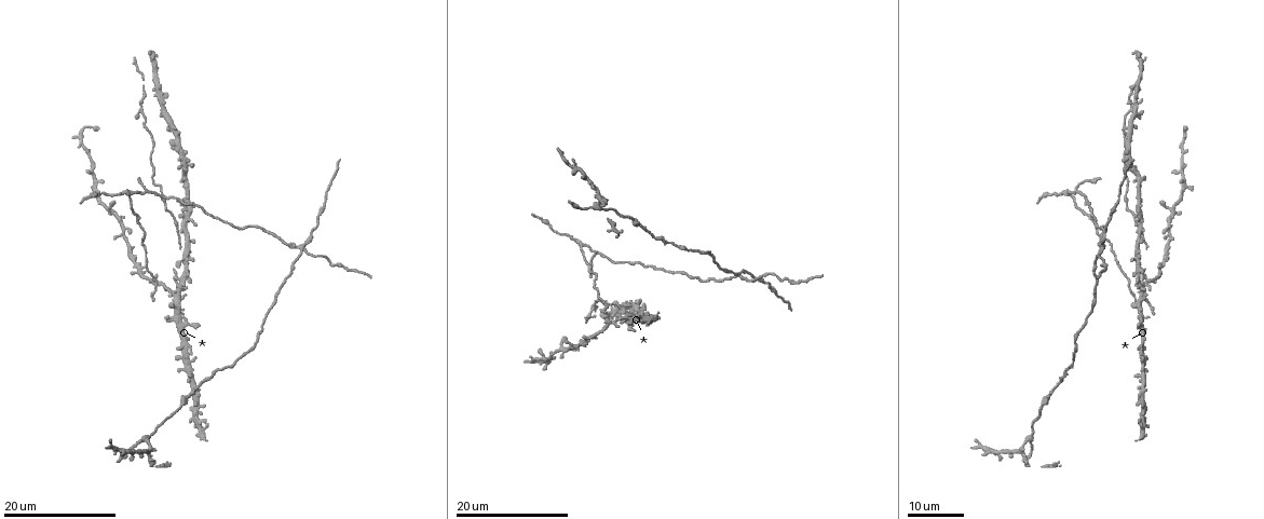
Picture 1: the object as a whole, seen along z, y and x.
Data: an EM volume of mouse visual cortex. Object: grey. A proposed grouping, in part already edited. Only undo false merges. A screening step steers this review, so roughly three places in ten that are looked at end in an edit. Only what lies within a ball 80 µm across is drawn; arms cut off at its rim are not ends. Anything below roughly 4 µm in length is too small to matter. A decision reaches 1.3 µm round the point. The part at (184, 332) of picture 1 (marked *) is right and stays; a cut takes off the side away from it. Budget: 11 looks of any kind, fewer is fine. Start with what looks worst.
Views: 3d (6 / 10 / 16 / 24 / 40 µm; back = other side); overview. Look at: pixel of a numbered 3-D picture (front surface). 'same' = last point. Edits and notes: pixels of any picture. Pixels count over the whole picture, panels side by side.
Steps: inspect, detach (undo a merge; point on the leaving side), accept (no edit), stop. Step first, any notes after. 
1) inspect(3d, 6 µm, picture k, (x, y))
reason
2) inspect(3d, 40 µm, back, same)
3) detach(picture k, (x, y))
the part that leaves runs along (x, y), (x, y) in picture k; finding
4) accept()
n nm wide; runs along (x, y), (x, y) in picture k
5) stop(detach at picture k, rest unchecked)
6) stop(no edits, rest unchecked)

inspect(3d, 16 µm, picture 1, (181, 229))
four or more arms meet

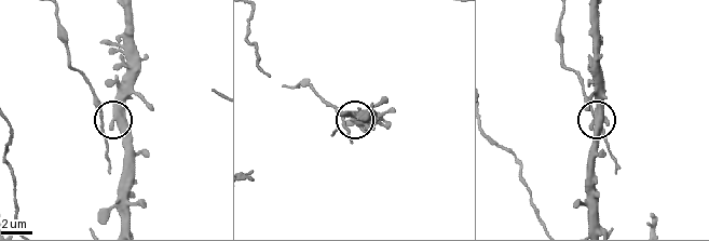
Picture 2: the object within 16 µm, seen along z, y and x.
inspect(3d, 6 µm, picture 2, (114, 122))

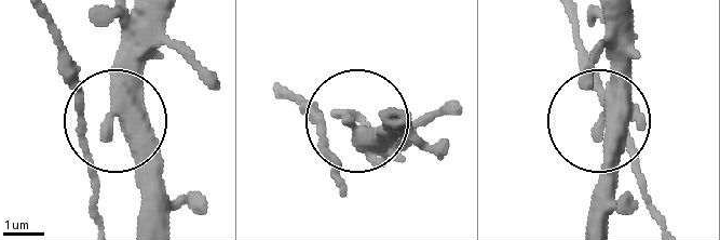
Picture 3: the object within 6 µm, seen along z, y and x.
accept()
runs along (139, 220), (139, 147), (119, 106), (130, 24) in picture 3; all the same neuron

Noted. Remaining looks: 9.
inspect(3d, 24 µm, picture 1, (173, 291))
four-way junction

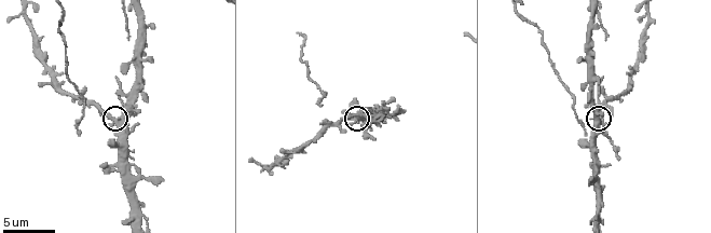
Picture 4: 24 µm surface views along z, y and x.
inspect(3d, 6 µm, picture 4, (118, 120))
closer look

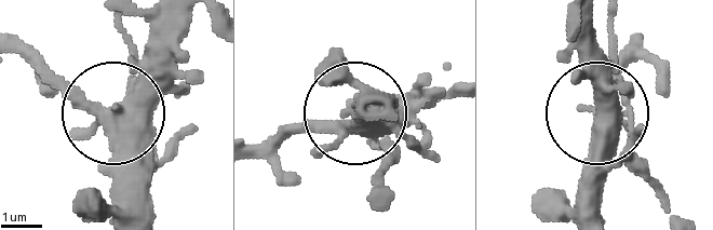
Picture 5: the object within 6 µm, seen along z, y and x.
accept()
runs along (602, 208), (584, 46) in picture 5; continuous, no second neuron

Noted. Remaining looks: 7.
inspect(3d, 16 µm, picture 1, (594, 307))
three-way junction

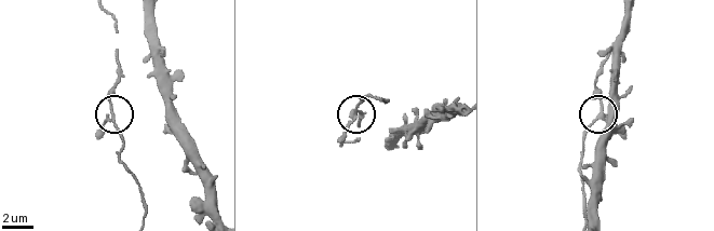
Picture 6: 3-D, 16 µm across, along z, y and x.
inspect(3d, 6 µm, picture 6, (600, 111))

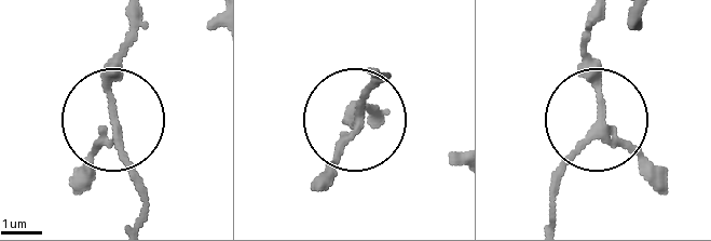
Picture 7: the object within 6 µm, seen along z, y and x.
accept()
3 arms; runs along (380, 72), (350, 124), (370, 114) in picture 7; all the same neuron

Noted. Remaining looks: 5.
inspect(3d, 16 µm, picture 1, (1027, 441))

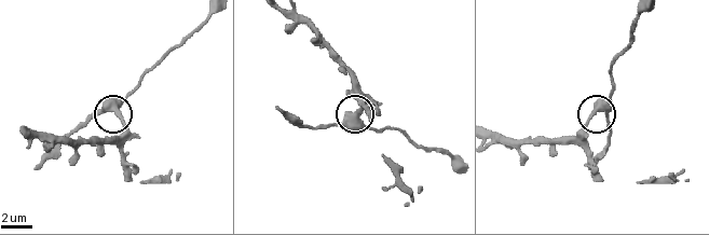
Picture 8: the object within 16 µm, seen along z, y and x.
inspect(3d, 10 µm, picture 8, (594, 112))
closer look

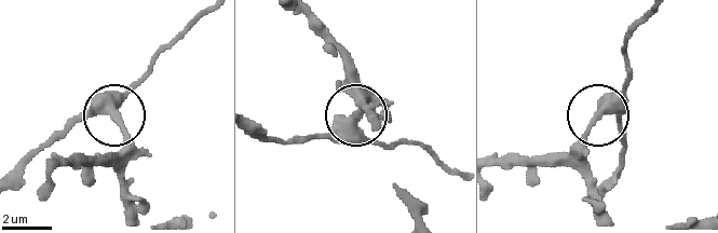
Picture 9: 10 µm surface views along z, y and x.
detach(picture 9, (133, 82))
the part that leaves runs along (105, 101), (122, 95), (208, 13) in picture 9; a second neuron is stuck on

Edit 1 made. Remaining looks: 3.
stop(detach at picture 9, rest unchecked)

